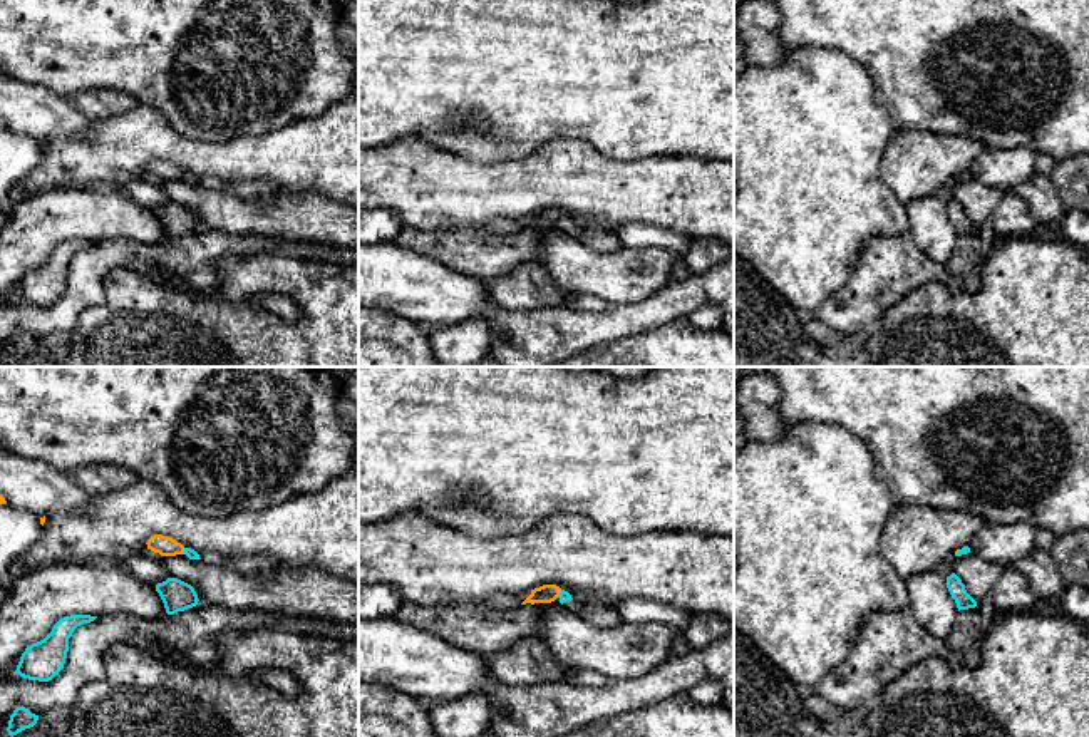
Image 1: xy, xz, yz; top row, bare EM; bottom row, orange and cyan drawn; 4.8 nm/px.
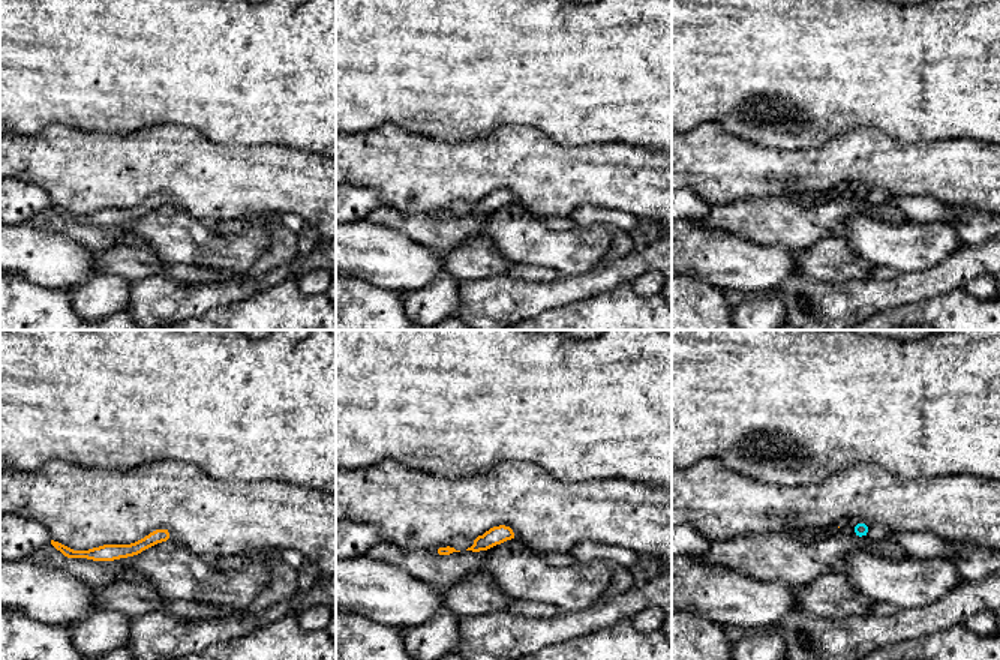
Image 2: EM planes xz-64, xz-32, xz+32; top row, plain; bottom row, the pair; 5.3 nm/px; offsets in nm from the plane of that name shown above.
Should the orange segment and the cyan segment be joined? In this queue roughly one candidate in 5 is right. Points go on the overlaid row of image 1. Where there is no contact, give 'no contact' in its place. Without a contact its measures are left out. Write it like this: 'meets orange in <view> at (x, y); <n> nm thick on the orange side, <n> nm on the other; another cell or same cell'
meets orange in xz at (558, 593); 90 nm thick on the orange side, 50 nm on the other; another cell

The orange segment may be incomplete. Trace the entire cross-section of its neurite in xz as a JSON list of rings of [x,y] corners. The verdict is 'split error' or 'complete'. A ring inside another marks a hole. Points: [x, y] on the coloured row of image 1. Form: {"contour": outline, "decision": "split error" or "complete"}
{"contour": [[[543,585],[539,588],[531,590],[531,595],[521,603],[551,603],[560,596],[561,588],[556,585]]], "decision": "complete"}

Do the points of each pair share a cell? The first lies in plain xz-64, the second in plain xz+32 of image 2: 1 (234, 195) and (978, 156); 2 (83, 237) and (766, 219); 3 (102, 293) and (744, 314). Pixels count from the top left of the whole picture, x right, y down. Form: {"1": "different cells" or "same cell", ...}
{"1": "same cell", "2": "same cell", "3": "same cell"}

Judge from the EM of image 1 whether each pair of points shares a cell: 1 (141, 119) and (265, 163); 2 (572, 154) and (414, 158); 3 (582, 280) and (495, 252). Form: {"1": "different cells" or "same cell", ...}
{"1": "same cell", "2": "same cell", "3": "different cells"}

